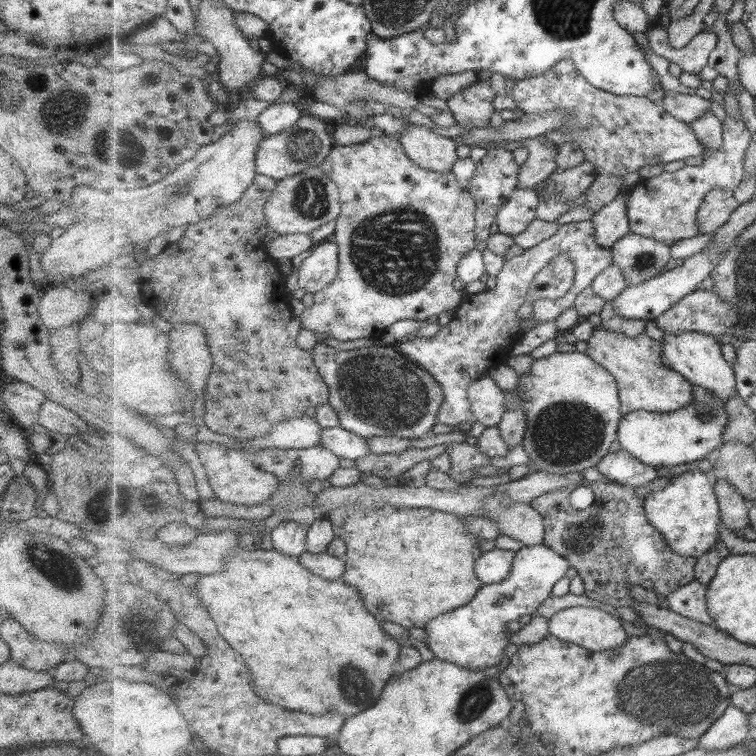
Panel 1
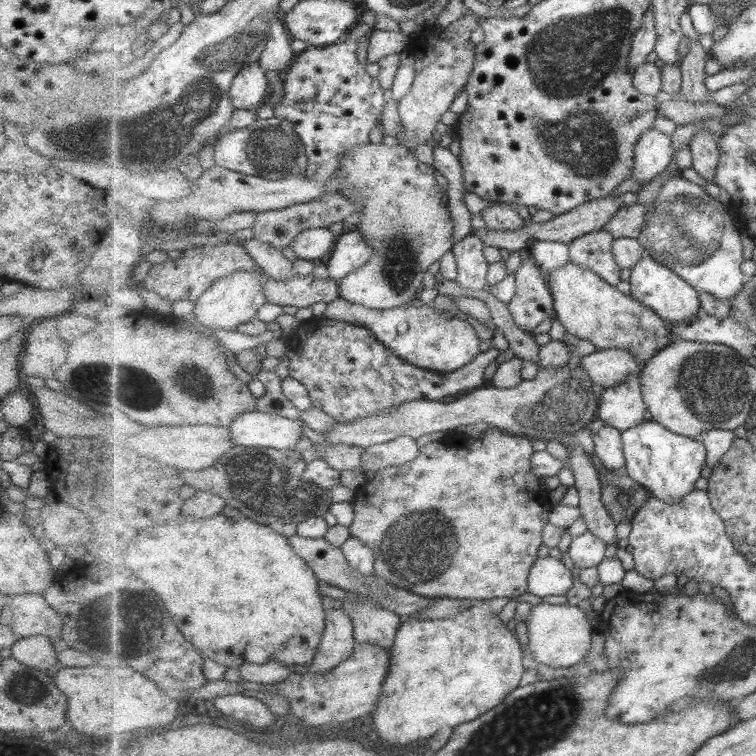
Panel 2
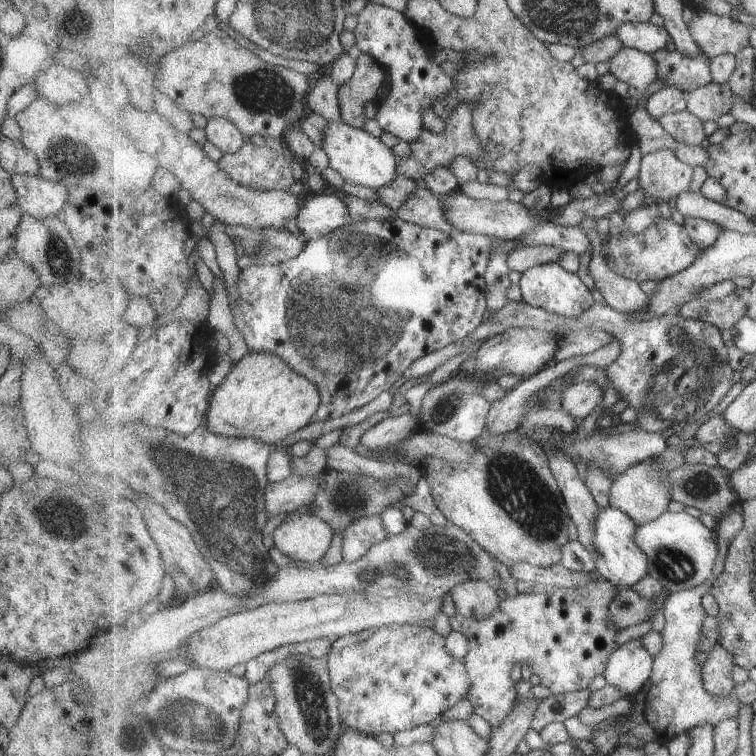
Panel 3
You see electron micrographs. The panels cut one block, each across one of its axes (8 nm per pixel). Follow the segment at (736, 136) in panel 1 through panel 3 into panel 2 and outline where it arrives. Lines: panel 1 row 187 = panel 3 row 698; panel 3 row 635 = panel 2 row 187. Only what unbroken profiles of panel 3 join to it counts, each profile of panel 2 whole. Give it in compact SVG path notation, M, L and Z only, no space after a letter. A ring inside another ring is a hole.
M682 176L669 178L644 222L638 240L646 253L692 284L697 292L711 293L725 303L749 282L741 272L744 260L741 232L735 228L727 206L720 204L703 187Z

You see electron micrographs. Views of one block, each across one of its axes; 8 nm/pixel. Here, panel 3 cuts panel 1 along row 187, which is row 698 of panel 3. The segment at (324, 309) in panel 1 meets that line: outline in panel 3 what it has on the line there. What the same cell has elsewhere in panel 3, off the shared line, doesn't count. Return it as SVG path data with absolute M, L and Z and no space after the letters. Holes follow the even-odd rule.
M393 623L334 638L326 658L331 688L339 698L339 710L346 727L374 737L429 724L457 706L471 690L464 660L453 658L447 650L446 638L421 624Z

